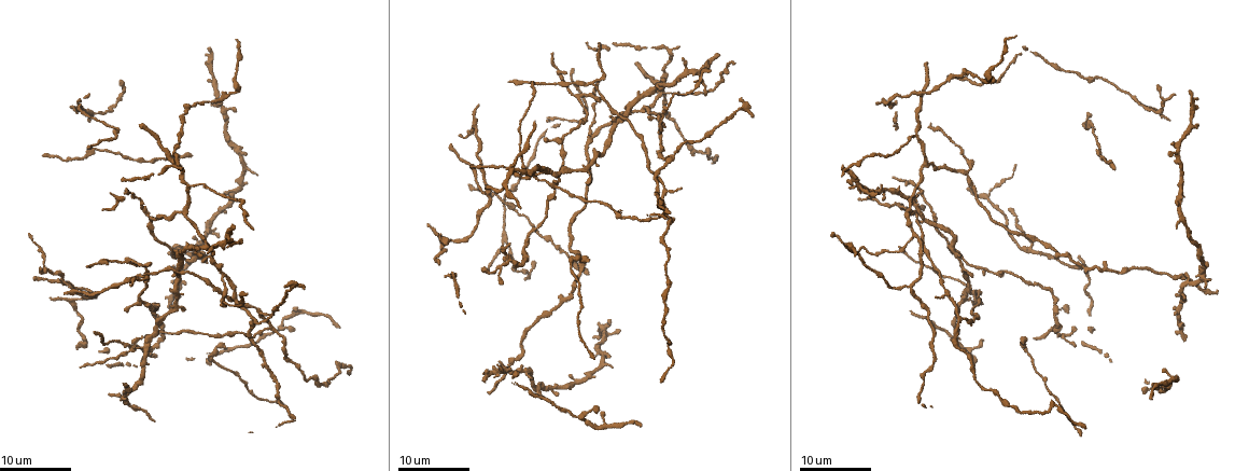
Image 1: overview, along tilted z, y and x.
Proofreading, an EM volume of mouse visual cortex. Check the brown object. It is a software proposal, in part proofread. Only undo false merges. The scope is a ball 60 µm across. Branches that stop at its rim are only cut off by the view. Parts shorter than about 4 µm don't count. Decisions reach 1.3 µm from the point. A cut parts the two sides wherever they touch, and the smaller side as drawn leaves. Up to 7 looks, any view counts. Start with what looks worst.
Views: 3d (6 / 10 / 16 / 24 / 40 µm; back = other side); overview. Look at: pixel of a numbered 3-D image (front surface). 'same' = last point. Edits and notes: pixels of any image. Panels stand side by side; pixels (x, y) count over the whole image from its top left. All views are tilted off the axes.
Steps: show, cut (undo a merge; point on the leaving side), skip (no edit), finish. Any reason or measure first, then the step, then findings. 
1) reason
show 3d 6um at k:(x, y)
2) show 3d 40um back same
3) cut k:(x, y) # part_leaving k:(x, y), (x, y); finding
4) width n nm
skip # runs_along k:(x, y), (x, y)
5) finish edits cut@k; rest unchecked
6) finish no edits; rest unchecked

four-way junction
show 3d 24um at 1:(620, 117)

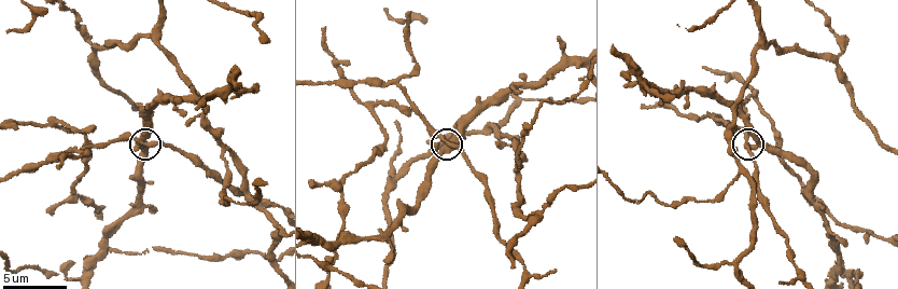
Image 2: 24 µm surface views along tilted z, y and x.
show 3d 6um at 2:(149, 143)

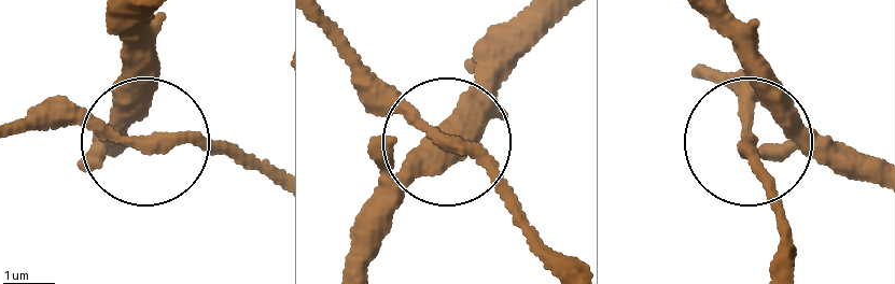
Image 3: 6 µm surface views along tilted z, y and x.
width 260 nm
skip # runs_along 3:(550, 271), (456, 148), (351, 233); one neuron here

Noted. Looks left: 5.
arms part here
show 3d 6um at 2:(59, 274)

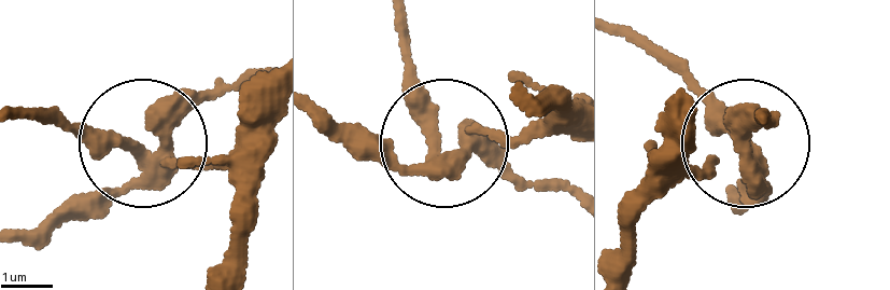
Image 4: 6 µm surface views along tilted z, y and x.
arms 3
cut 4:(95, 133) # part_leaving 4:(141, 156), (17, 115); two neurons meet here

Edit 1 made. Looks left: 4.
arms part here
show 3d 10um at 2:(96, 144)

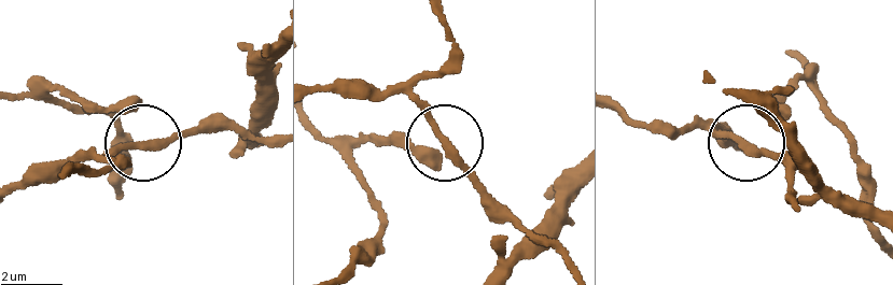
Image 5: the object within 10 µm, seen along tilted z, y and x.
arms 3
skip # runs_along 5:(269, 139), (215, 128), (87, 154); continuous, no second neuron

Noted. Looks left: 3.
side arm on a straight run
show 3d 16um at 2:(742, 174)

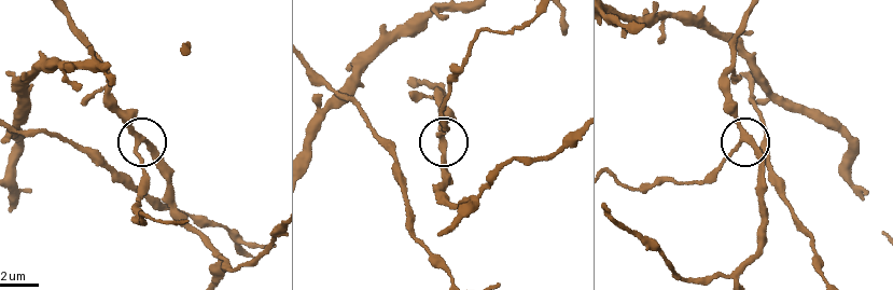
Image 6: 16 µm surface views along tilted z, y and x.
width 250 nm
skip # runs_along 6:(750, 13), (736, 42), (729, 93), (742, 142), (709, 176); all the same neuron

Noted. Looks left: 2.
finish edits cut@4; rest unchecked

